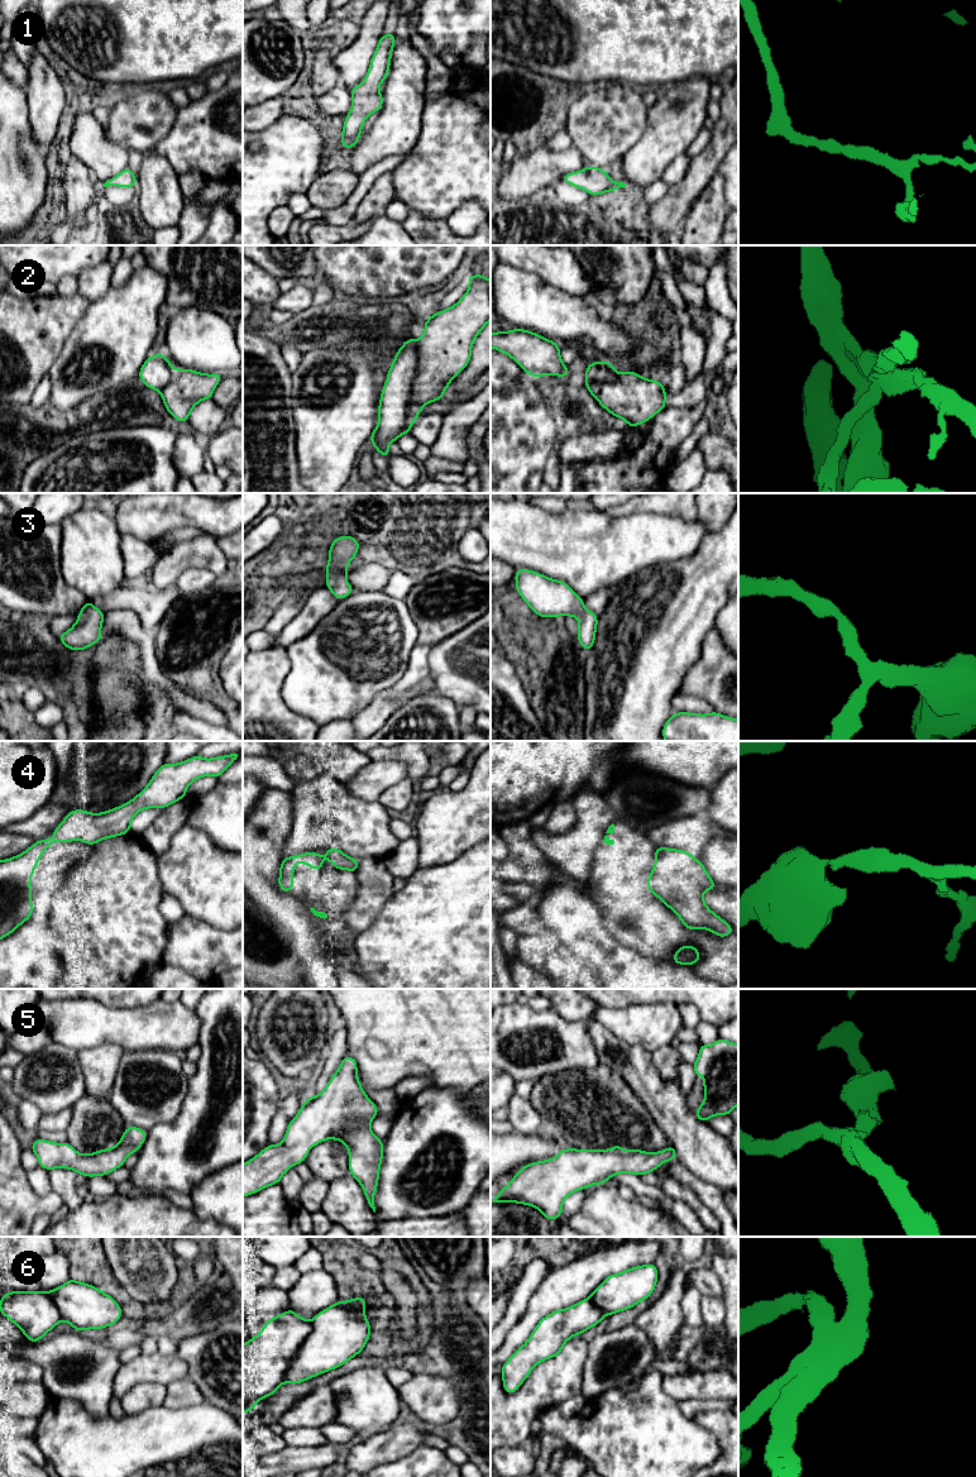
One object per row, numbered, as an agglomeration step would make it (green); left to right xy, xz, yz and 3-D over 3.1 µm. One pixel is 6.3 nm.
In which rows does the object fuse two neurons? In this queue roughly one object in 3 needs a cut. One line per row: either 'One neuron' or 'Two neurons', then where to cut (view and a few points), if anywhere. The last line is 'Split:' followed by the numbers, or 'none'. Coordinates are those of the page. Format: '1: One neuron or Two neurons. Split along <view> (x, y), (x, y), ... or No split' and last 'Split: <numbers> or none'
1: One neuron. No split
2: One neuron. No split
3: One neuron. No split
4: One neuron. No split
5: One neuron. No split
6: One neuron. No split
Split: none

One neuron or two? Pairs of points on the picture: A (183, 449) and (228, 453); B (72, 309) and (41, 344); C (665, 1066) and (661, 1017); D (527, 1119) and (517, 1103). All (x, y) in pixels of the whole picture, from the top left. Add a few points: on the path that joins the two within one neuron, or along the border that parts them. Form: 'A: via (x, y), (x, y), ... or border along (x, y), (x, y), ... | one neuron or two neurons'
A: border along (204, 447), (206, 454) | two neurons
B: via (63, 318), (47, 335) | one neuron
C: border along (670, 1043), (658, 1047), (652, 1054) | two neurons
D: via (525, 1115), (518, 1107) | one neuron

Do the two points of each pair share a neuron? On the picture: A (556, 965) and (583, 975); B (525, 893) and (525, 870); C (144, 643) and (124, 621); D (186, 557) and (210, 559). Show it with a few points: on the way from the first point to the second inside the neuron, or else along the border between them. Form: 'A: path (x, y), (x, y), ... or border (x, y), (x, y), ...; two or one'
A: border (561, 955), (565, 966); two
B: border (503, 879), (529, 883), (535, 887); two
C: path (140, 637), (129, 626); one
D: path (192, 557), (204, 557); one

